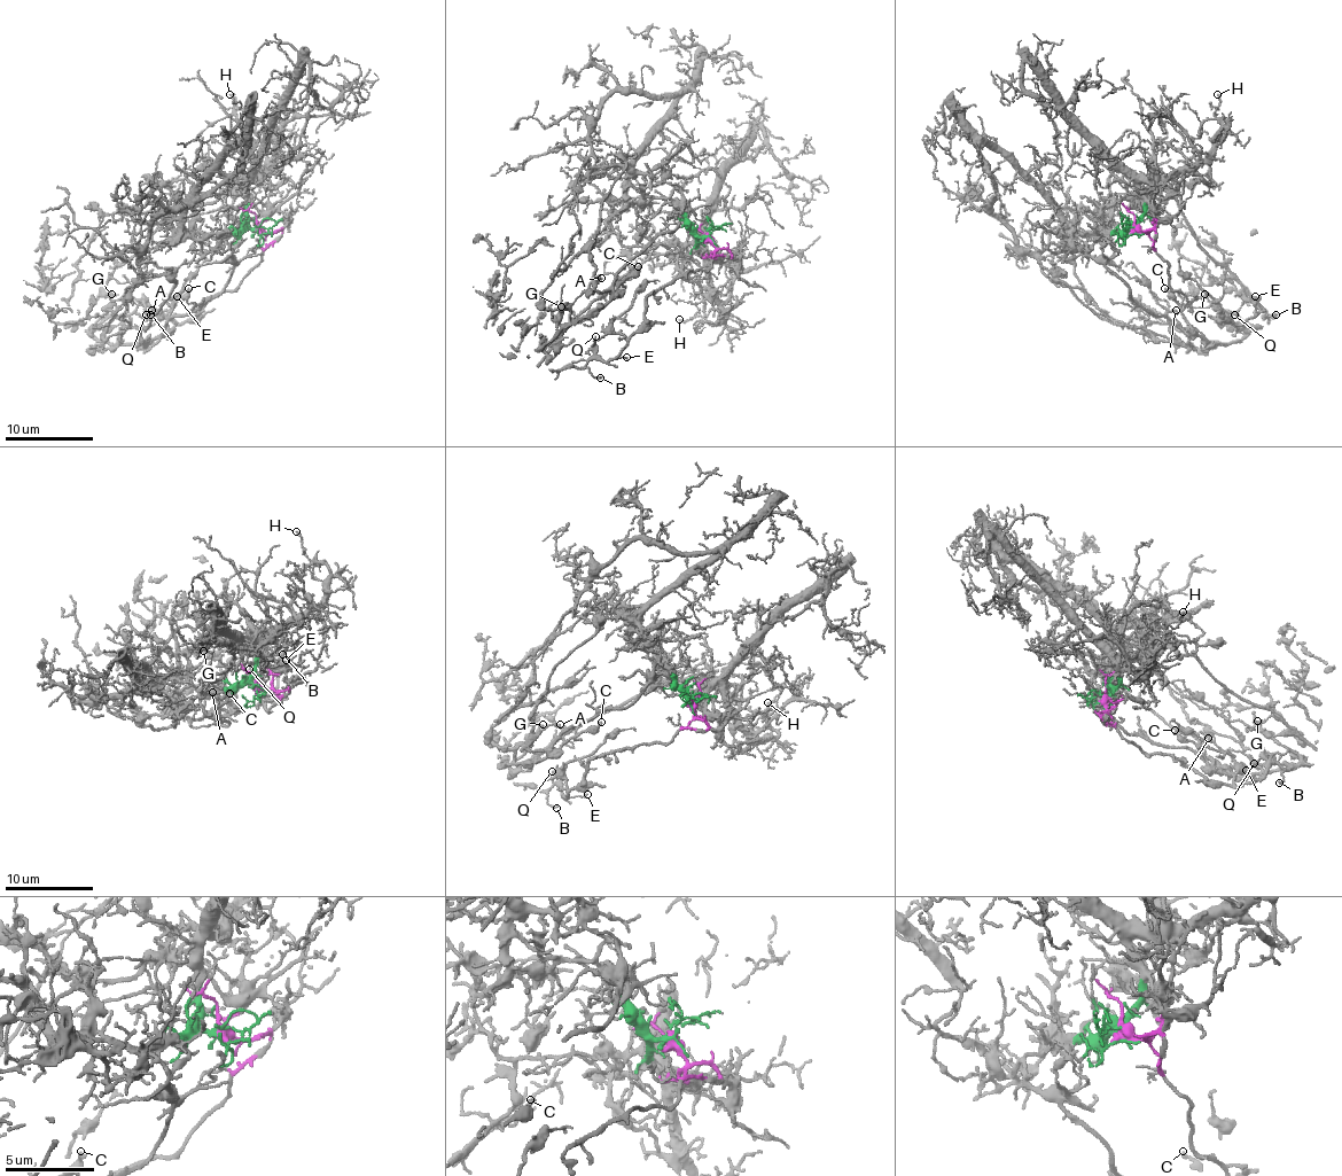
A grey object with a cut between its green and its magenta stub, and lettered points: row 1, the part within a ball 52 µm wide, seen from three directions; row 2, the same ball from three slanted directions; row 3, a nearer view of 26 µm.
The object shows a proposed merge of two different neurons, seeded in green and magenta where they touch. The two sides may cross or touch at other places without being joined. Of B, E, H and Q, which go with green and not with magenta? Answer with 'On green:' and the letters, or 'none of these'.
On green: H

